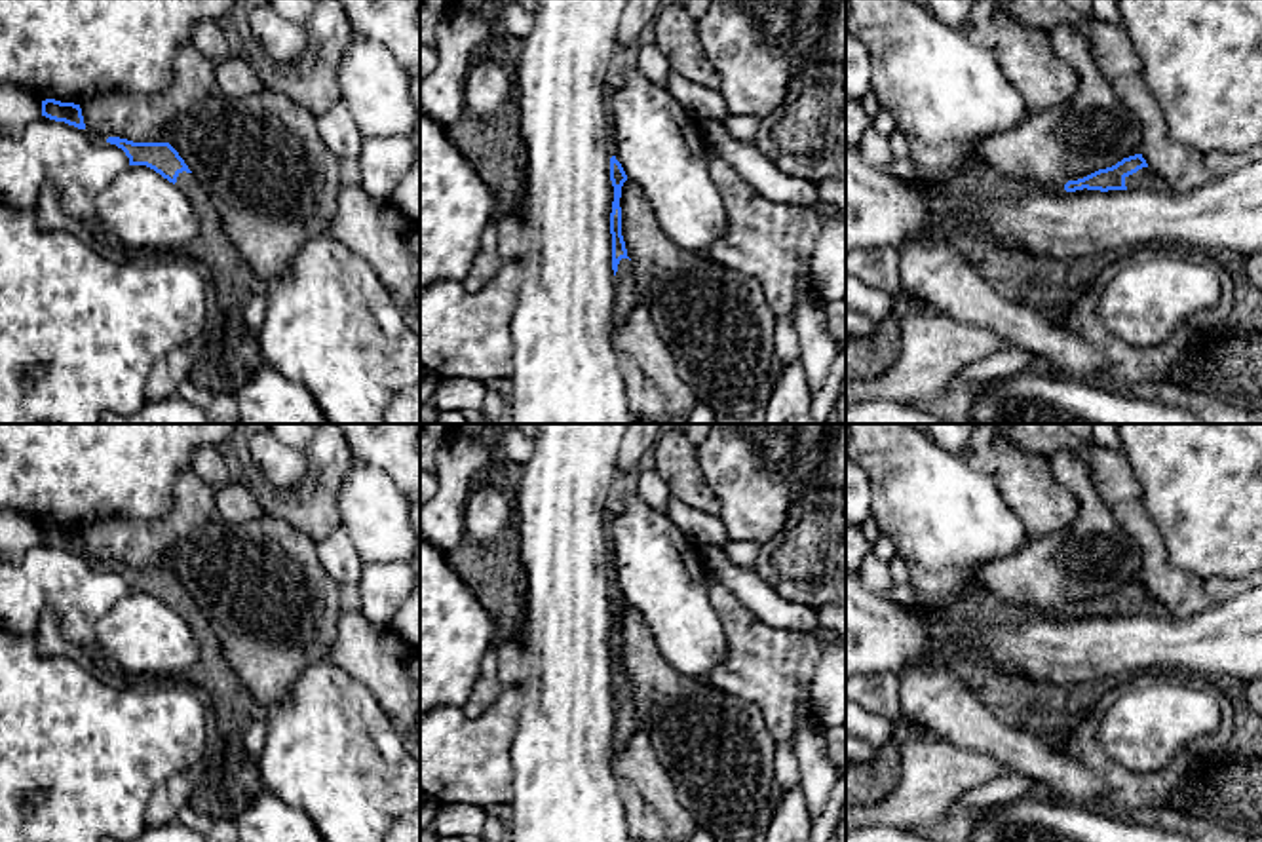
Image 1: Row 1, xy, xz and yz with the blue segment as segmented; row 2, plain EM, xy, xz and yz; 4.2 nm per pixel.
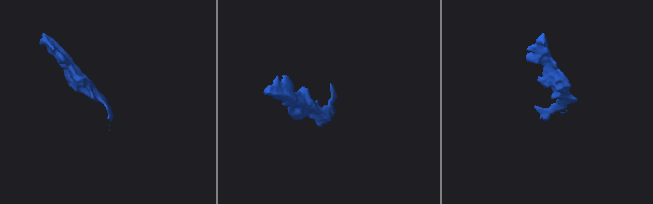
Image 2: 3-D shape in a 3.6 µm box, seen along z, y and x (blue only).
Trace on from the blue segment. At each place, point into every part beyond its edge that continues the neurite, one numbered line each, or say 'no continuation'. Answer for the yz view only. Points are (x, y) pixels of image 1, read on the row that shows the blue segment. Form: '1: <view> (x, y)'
1: yz (1143, 177)

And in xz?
1: xz (628, 299)

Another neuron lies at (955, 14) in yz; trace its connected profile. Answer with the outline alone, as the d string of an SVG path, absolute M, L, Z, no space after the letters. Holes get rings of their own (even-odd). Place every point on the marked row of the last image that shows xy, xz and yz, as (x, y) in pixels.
M920 0L920 4L939 23L960 29L967 21L977 0Z

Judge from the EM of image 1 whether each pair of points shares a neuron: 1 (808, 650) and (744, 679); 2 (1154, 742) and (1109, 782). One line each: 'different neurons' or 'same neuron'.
1: same neuron
2: different neurons

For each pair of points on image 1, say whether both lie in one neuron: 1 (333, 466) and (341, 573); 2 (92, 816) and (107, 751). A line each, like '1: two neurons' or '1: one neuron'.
1: two neurons
2: one neuron

